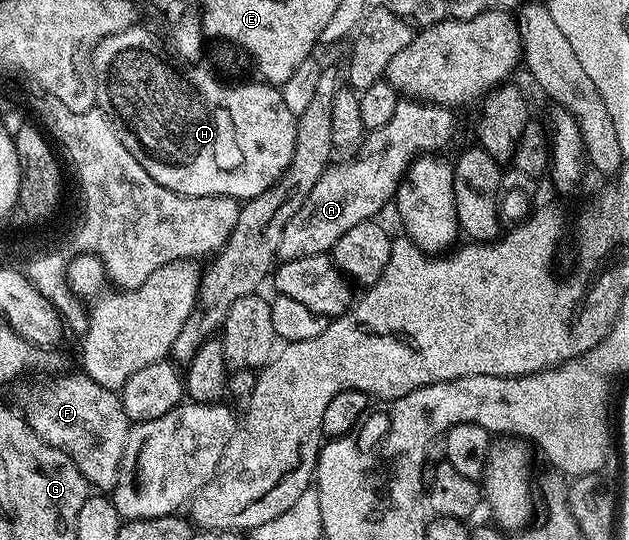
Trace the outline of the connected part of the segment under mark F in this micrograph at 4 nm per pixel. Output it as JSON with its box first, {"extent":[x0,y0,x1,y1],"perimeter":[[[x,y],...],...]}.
{"extent":[28,374,132,489],"perimeter":[[[77,374],[71,379],[58,379],[47,391],[40,392],[30,407],[28,422],[45,443],[72,457],[76,469],[80,469],[91,488],[113,489],[132,424],[128,413],[124,413],[118,391],[96,385],[96,381],[87,379],[85,374]]]}

